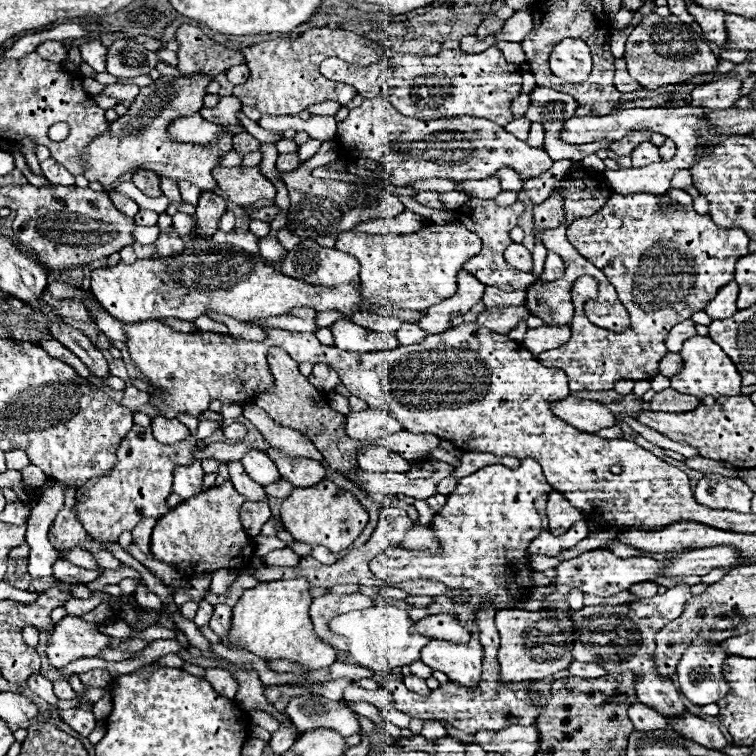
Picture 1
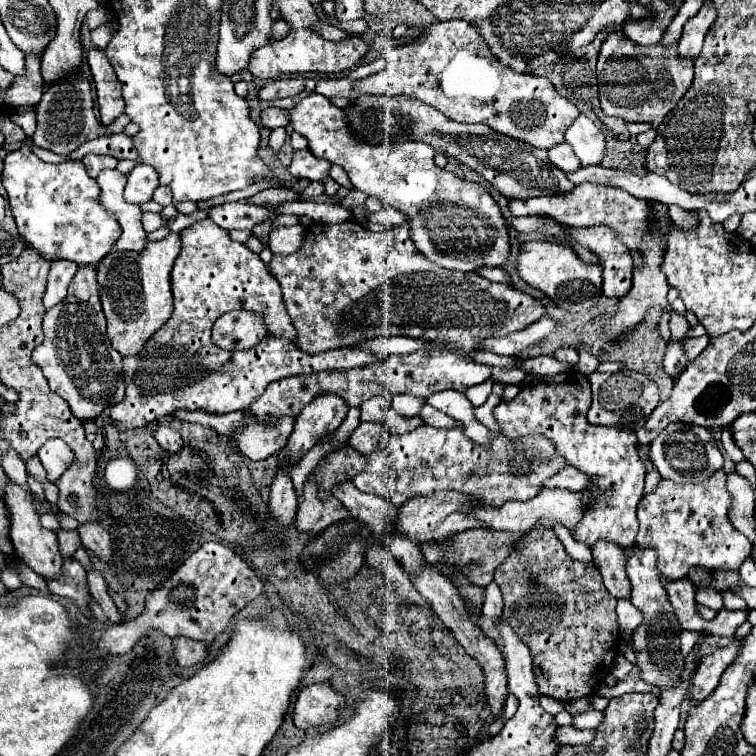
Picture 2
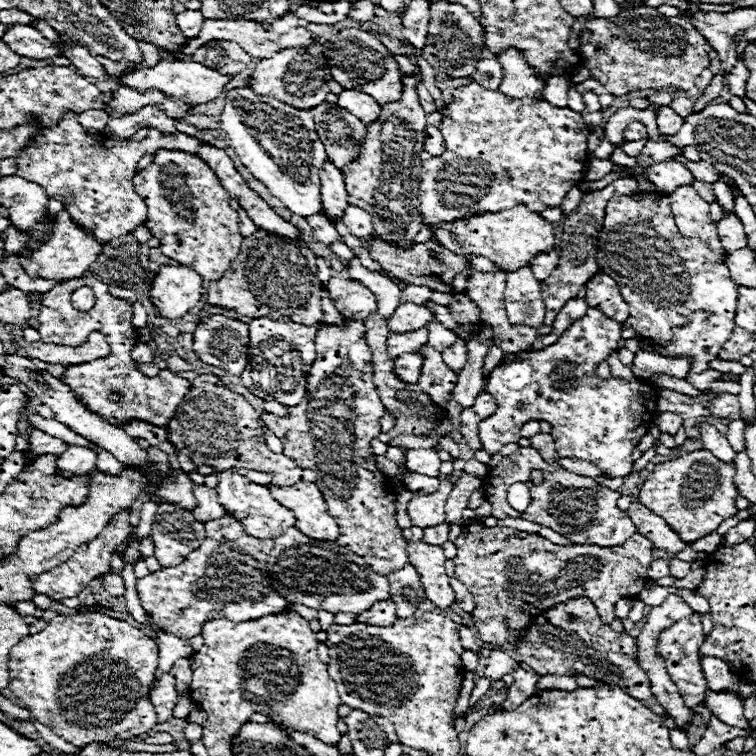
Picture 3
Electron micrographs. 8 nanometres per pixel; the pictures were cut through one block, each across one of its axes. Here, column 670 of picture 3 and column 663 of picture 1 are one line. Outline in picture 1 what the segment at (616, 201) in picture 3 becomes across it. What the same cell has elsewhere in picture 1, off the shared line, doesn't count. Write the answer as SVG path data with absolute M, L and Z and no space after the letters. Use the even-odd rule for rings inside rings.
M614 194L596 214L578 218L568 224L566 232L570 244L590 260L598 270L612 280L612 286L618 292L622 304L630 314L630 326L624 332L612 332L594 326L586 314L582 312L582 294L586 294L586 284L574 284L572 288L572 304L576 308L572 318L572 336L560 348L538 354L538 362L548 368L560 368L568 376L568 386L572 392L582 390L614 390L614 382L618 380L652 380L658 374L658 362L666 356L668 348L664 346L666 334L680 320L688 320L694 312L706 308L708 300L716 296L718 288L734 280L736 262L748 254L750 238L744 236L740 228L720 230L708 214L696 214L694 210L686 210L684 206L672 206L670 210L658 210L658 202L654 194Z

